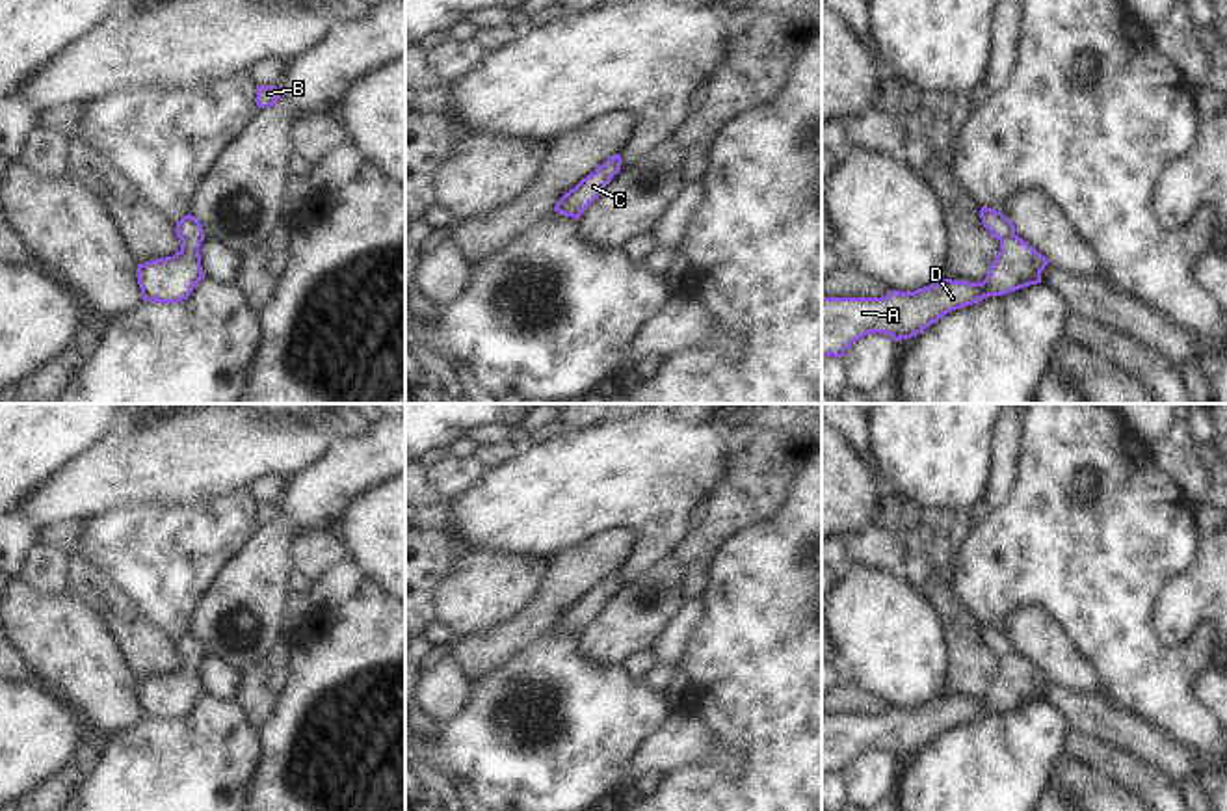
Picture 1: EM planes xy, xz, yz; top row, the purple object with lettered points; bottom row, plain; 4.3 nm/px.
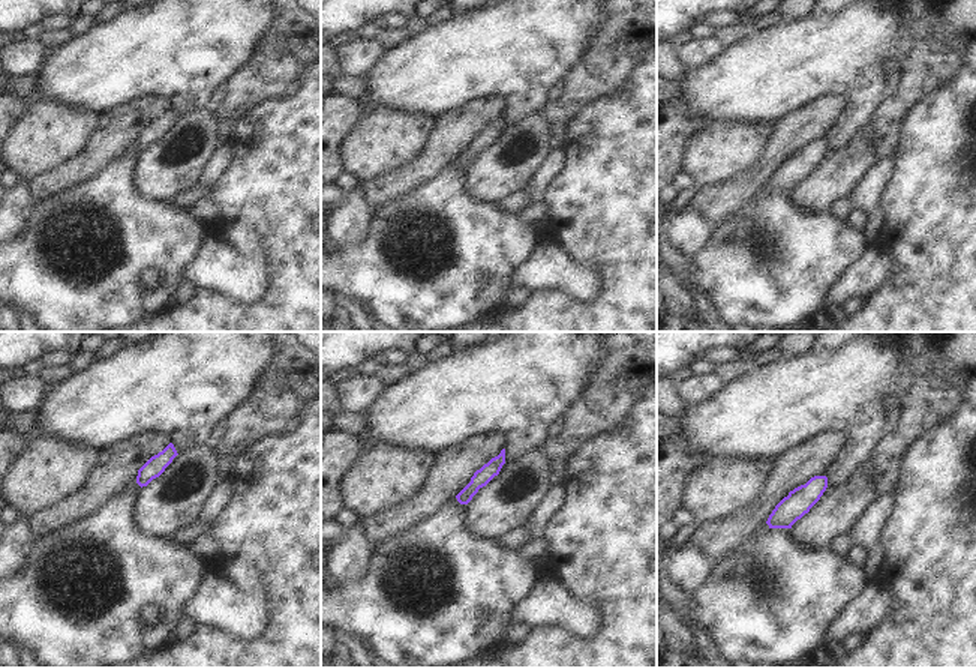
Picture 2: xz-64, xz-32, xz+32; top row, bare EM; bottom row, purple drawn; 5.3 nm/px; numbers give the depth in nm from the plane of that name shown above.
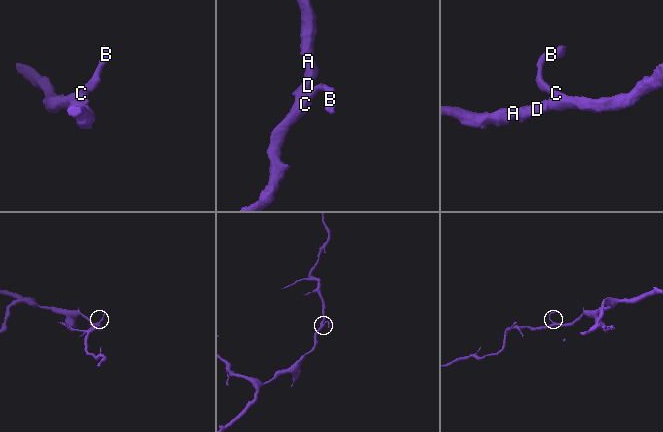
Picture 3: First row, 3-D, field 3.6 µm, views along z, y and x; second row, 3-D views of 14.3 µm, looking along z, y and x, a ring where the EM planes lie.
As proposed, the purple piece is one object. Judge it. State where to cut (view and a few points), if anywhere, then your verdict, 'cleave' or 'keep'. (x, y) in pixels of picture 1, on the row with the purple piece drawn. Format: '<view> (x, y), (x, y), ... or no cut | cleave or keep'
no cut | keep

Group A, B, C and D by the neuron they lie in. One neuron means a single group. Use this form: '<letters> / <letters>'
A B C D

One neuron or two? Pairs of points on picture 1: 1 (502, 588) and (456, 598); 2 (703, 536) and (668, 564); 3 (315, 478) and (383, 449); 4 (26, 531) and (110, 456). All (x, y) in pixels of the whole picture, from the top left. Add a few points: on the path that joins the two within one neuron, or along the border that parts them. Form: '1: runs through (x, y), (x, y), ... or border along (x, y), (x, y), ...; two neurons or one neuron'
1: runs through (491, 588), (467, 598); one neuron
2: border along (672, 553), (679, 566), (679, 592), (685, 601); two neurons
3: runs through (331, 478), (344, 467), (367, 460); one neuron
4: border along (19, 508), (41, 527); two neurons

